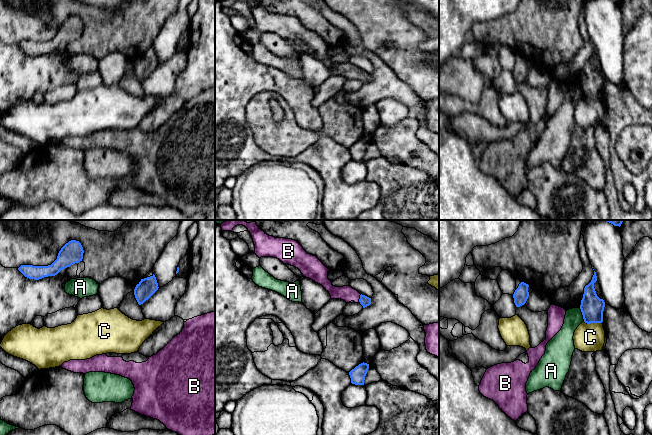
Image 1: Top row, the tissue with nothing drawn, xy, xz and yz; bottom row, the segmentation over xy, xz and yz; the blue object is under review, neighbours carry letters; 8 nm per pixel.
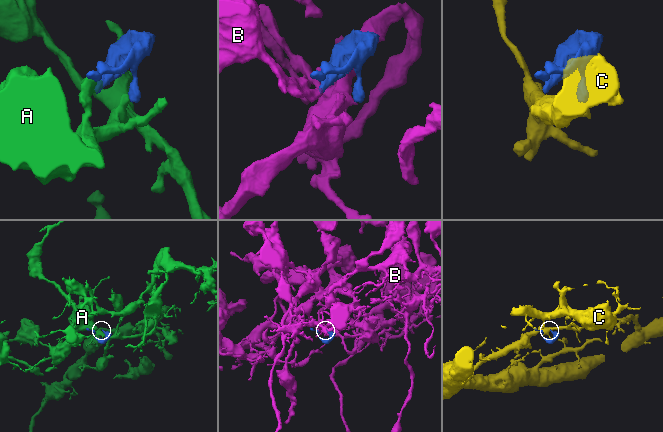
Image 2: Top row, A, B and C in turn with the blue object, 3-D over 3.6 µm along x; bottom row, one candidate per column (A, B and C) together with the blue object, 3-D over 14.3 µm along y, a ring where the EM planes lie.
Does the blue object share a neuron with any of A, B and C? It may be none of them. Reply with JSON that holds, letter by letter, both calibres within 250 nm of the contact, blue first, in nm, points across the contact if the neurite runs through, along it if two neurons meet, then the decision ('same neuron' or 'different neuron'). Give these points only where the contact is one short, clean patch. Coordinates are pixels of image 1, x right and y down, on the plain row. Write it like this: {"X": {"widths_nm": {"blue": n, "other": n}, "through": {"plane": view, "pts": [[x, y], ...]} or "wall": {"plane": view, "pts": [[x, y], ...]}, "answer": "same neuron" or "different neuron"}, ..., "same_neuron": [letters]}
{"A": {"widths_nm": {"blue": 190, "other": 140}, "answer": "different neuron"}, "B": {"widths_nm": {"blue": 90, "other": 120}, "through": {"plane": "xz", "pts": [[365, 77], [360, 74], [346, 69]]}, "answer": "same neuron"}, "C": {"widths_nm": {"blue": 190, "other": 220}, "wall": {"plane": "yz", "pts": [[584, 97], [587, 99], [601, 99]]}, "answer": "different neuron"}, "same_neuron": ["B"]}

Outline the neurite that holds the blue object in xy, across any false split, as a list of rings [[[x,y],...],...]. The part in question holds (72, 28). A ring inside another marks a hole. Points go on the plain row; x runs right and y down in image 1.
[[[71,16],[58,29],[57,35],[48,42],[21,41],[18,46],[27,54],[39,56],[57,51],[62,45],[79,39],[83,35],[83,23],[79,17]]]

